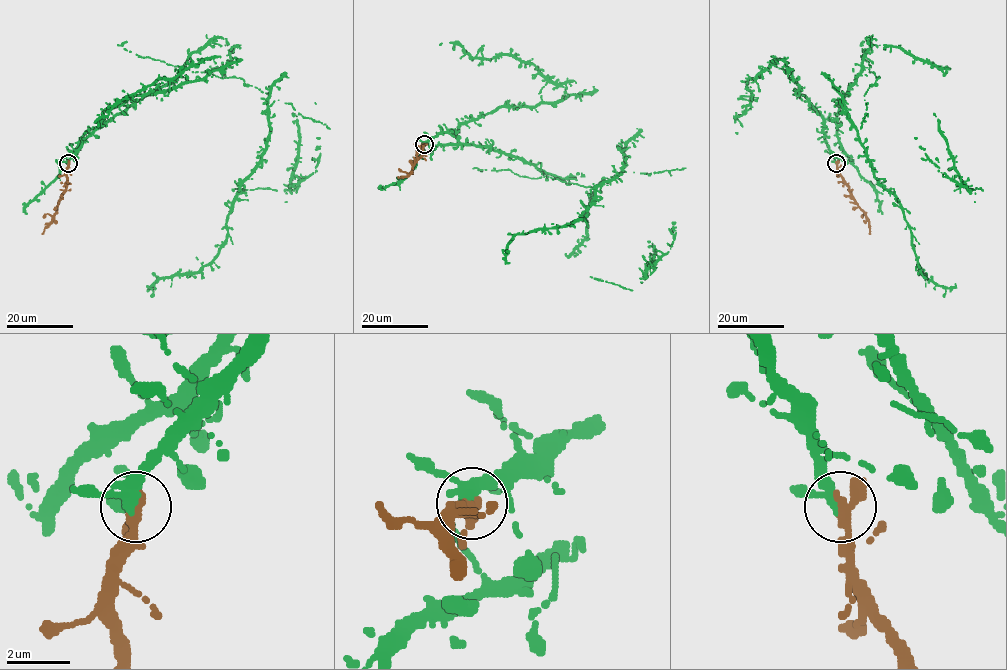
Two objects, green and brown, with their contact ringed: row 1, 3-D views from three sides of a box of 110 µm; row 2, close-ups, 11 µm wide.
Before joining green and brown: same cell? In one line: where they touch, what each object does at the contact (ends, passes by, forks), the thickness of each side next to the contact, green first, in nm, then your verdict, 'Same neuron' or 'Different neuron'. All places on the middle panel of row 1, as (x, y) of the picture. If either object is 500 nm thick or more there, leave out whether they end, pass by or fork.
Place: (424, 144). At the ring green passes by. At the ring brown passes by. Thickness 320 nm (green) against 320 nm. Same neuron

